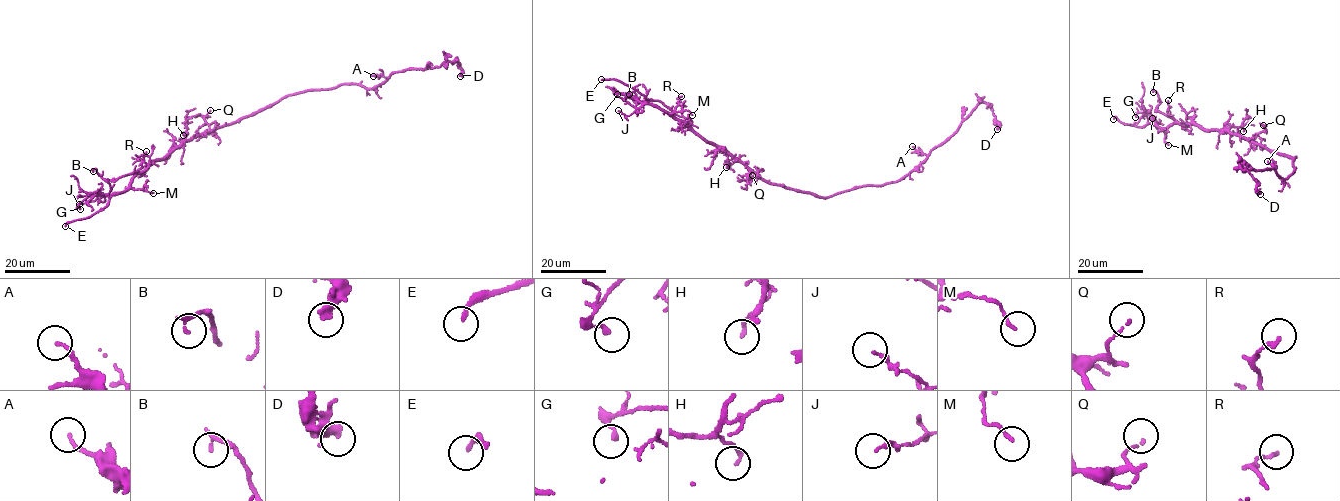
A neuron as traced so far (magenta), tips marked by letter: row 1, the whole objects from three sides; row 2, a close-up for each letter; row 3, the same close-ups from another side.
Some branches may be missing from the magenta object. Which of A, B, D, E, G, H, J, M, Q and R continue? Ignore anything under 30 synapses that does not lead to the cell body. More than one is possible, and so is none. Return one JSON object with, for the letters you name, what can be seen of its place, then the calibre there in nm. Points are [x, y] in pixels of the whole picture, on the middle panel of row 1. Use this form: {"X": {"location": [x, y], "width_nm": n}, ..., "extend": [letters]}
{"E": {"location": [601, 79], "width_nm": 170}, "extend": ["E"]}

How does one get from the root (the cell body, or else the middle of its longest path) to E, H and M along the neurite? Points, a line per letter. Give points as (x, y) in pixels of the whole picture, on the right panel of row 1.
E: (1284, 154), (1224, 129), (1177, 122), (1163, 128), (1152, 122), (1141, 127), (1113, 119)
H: (1284, 154), (1268, 150), (1228, 130), (1241, 127), (1243, 131)
M: (1284, 154), (1224, 129), (1207, 129), (1187, 123), (1170, 126), (1164, 138), (1168, 145)

